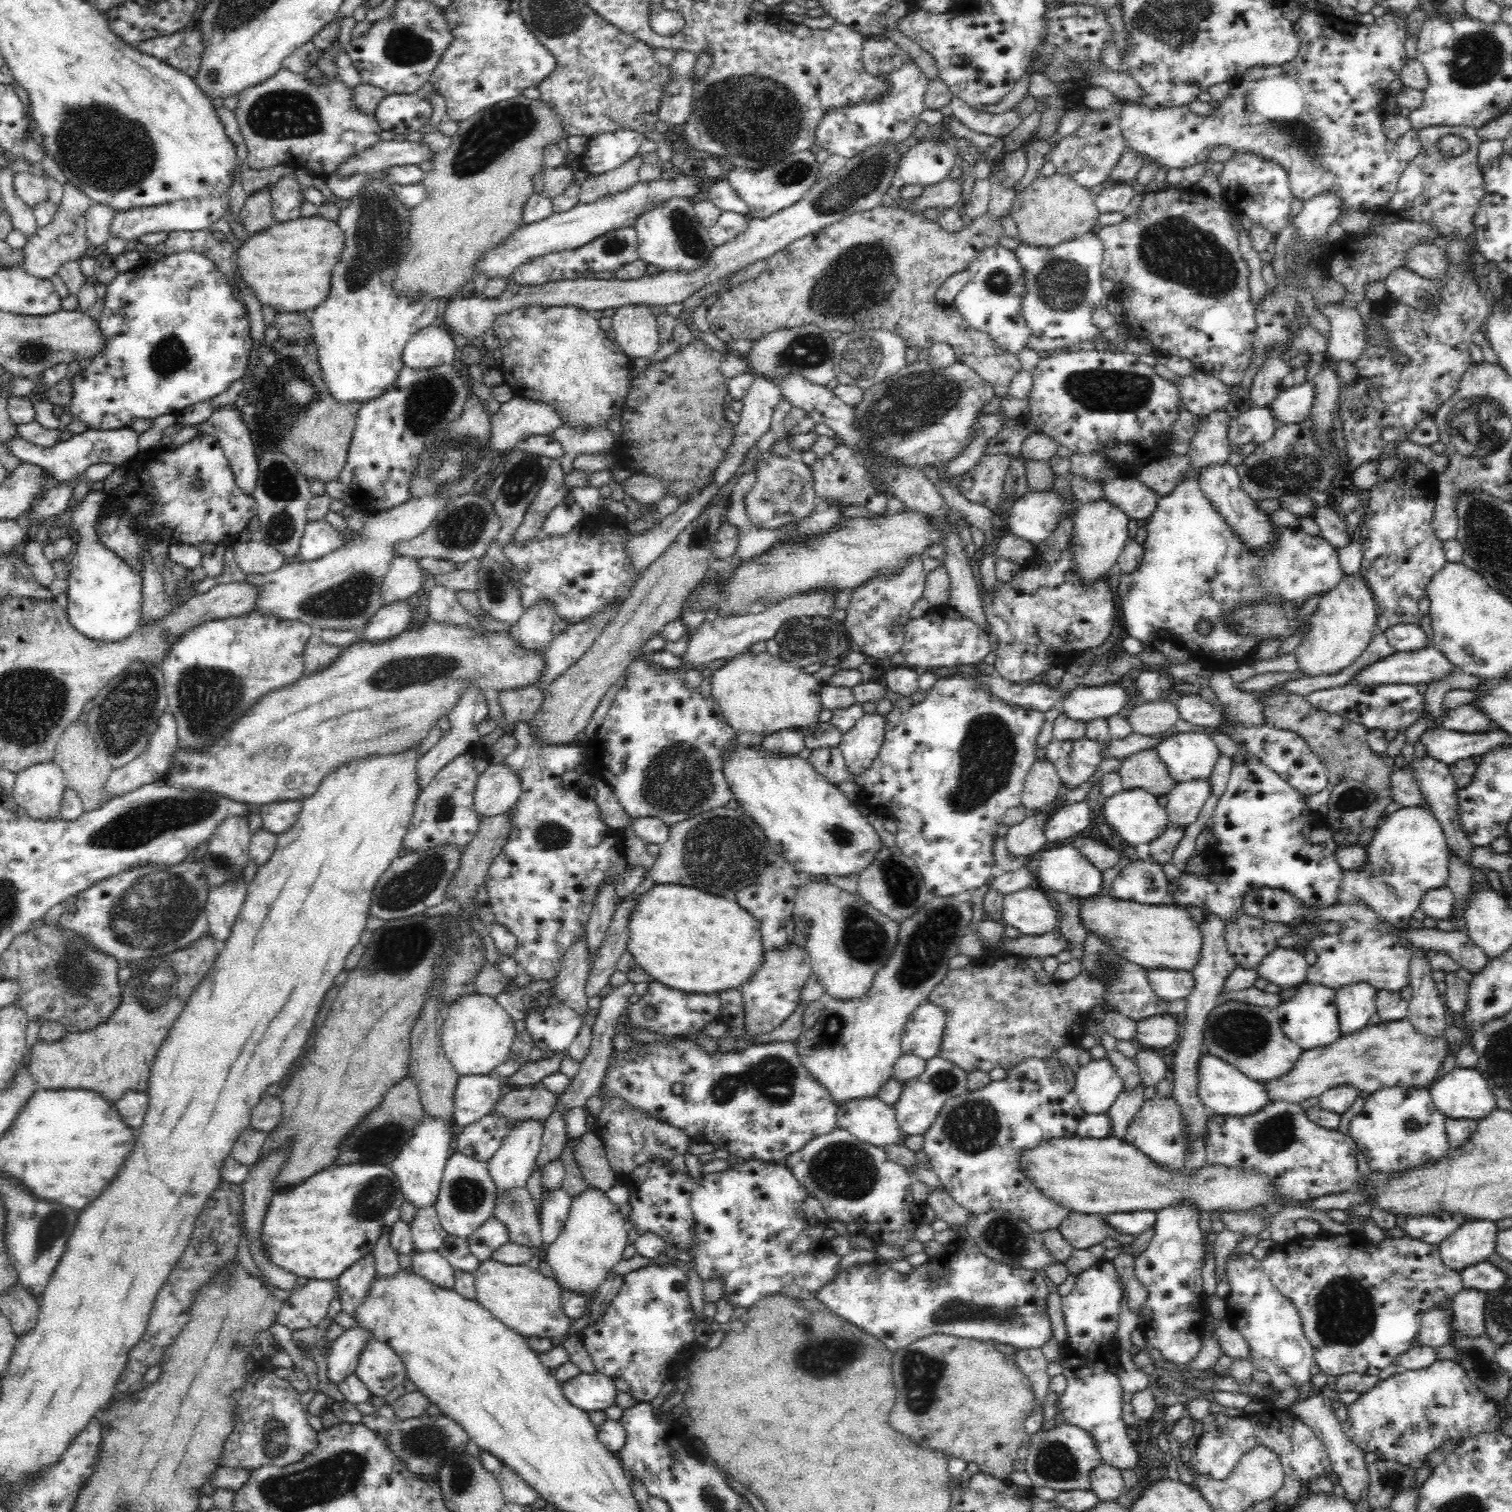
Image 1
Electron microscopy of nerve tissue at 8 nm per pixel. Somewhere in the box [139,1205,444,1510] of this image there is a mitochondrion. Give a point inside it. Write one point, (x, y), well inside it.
(275, 1438)

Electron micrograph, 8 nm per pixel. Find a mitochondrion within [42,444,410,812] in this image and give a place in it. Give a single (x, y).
(126, 715)

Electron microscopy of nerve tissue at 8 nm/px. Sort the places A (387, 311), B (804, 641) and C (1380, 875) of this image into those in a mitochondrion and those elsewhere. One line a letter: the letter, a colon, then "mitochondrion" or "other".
A: other
B: mitochondrion
C: mitochondrion

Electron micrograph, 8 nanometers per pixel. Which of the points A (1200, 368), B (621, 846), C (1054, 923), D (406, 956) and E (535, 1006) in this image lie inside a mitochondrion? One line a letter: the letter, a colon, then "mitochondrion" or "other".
A: other
B: other
C: other
D: mitochondrion
E: other

